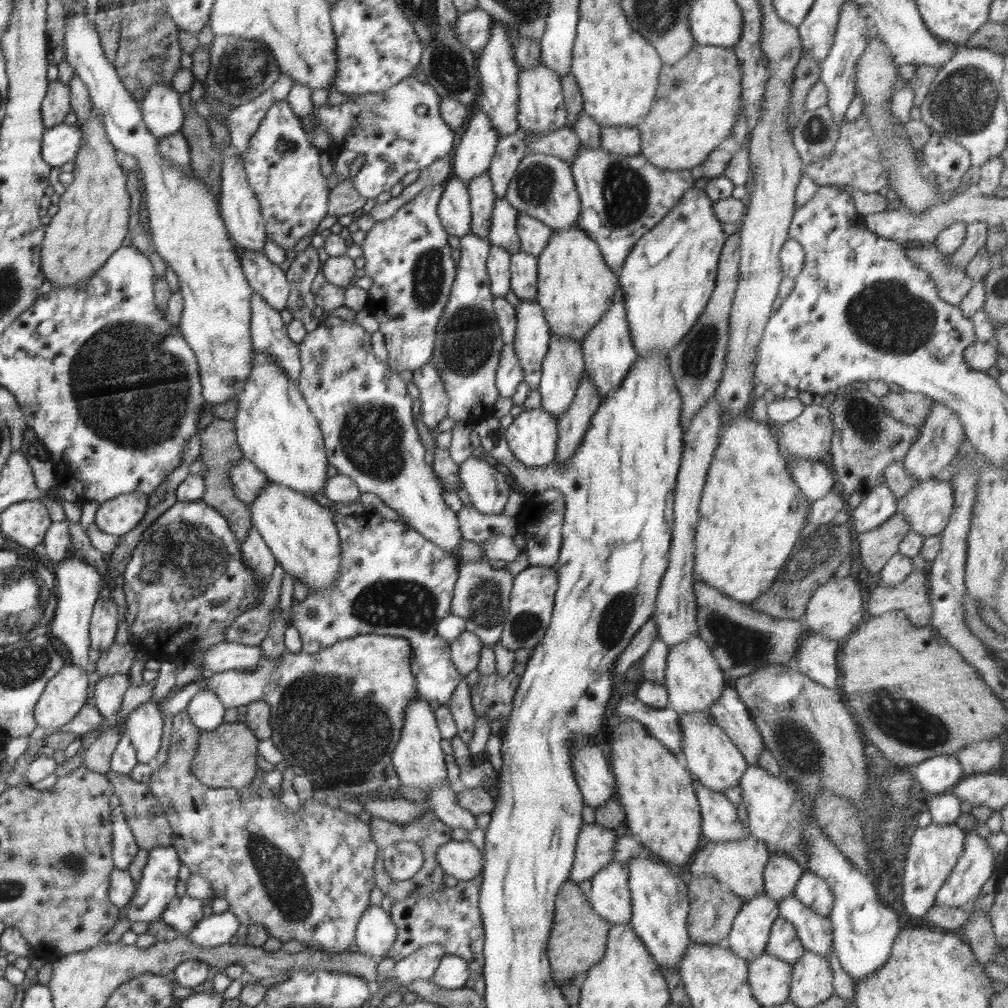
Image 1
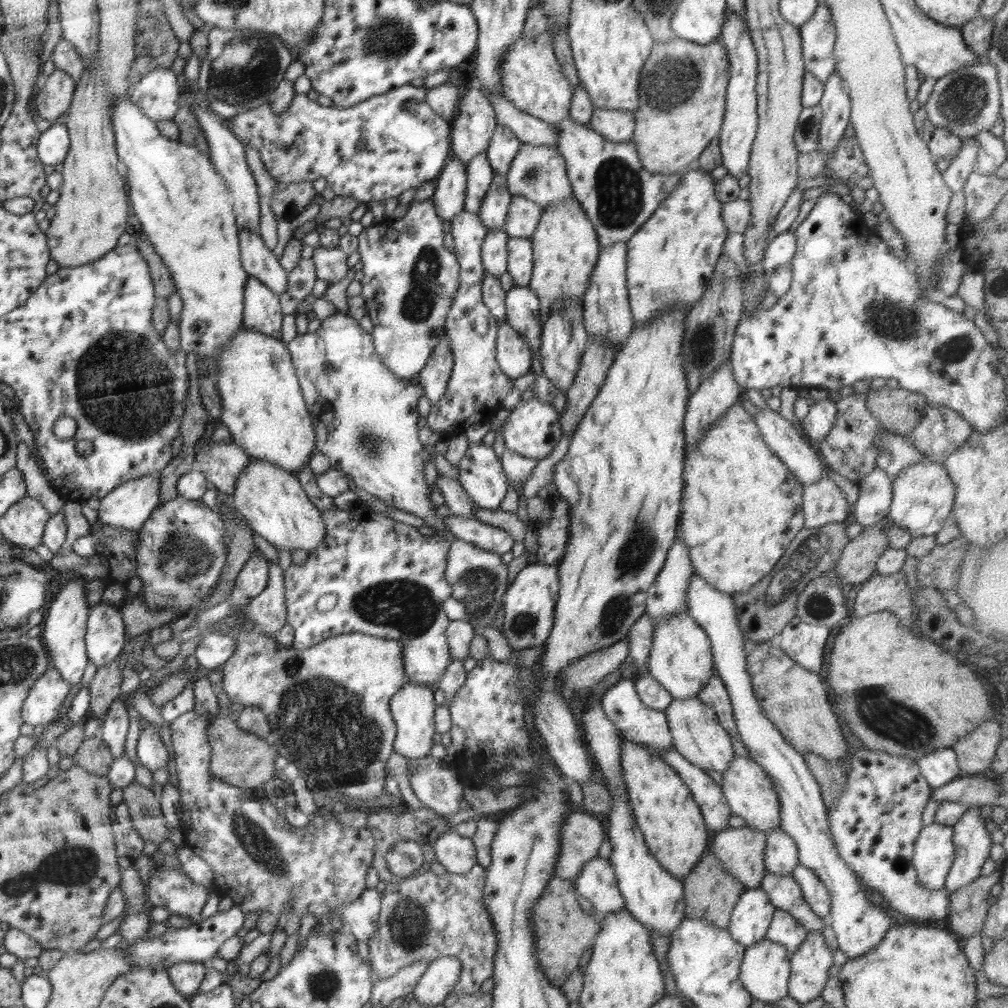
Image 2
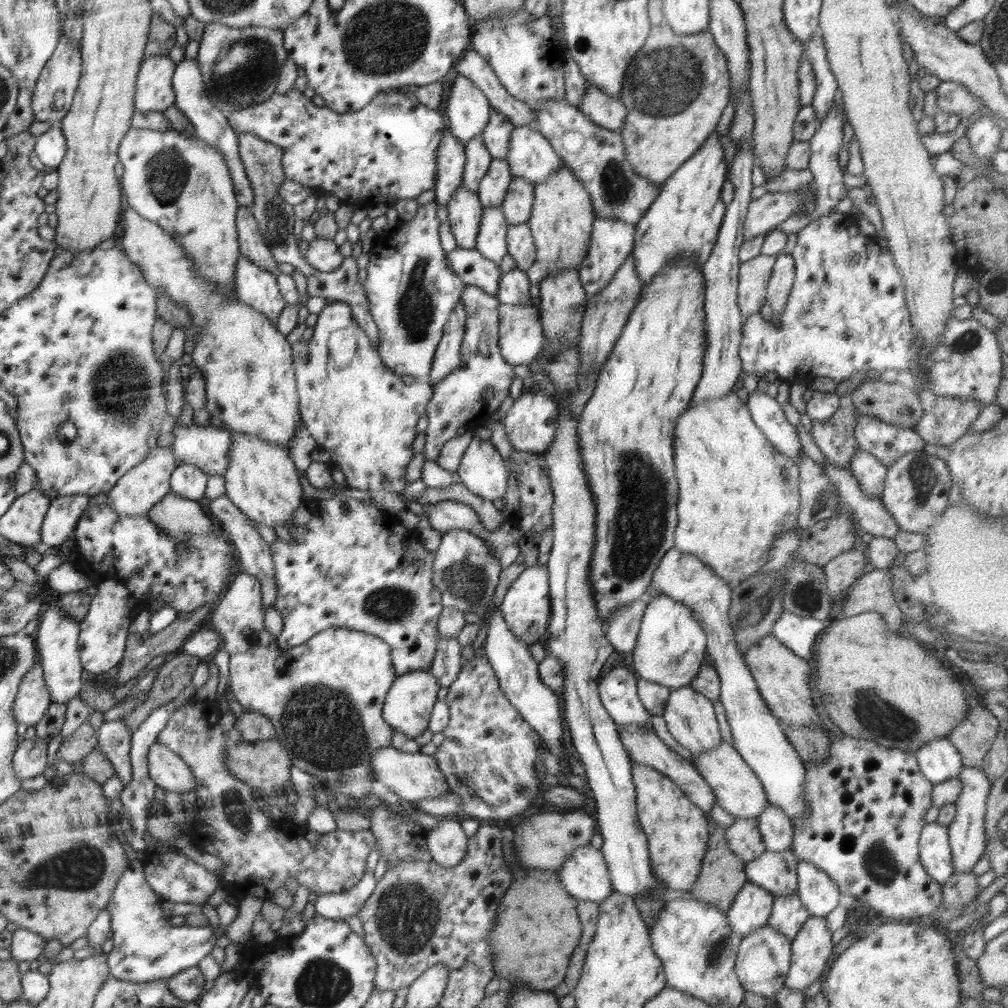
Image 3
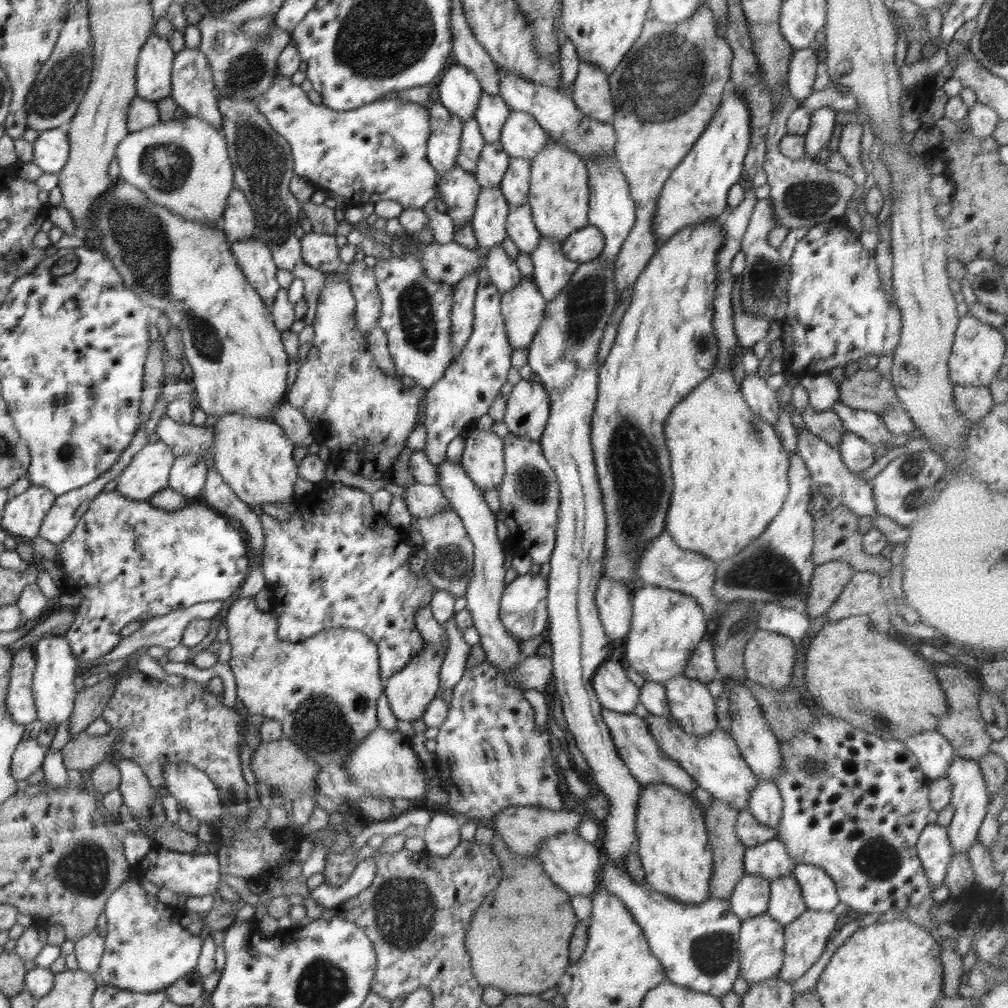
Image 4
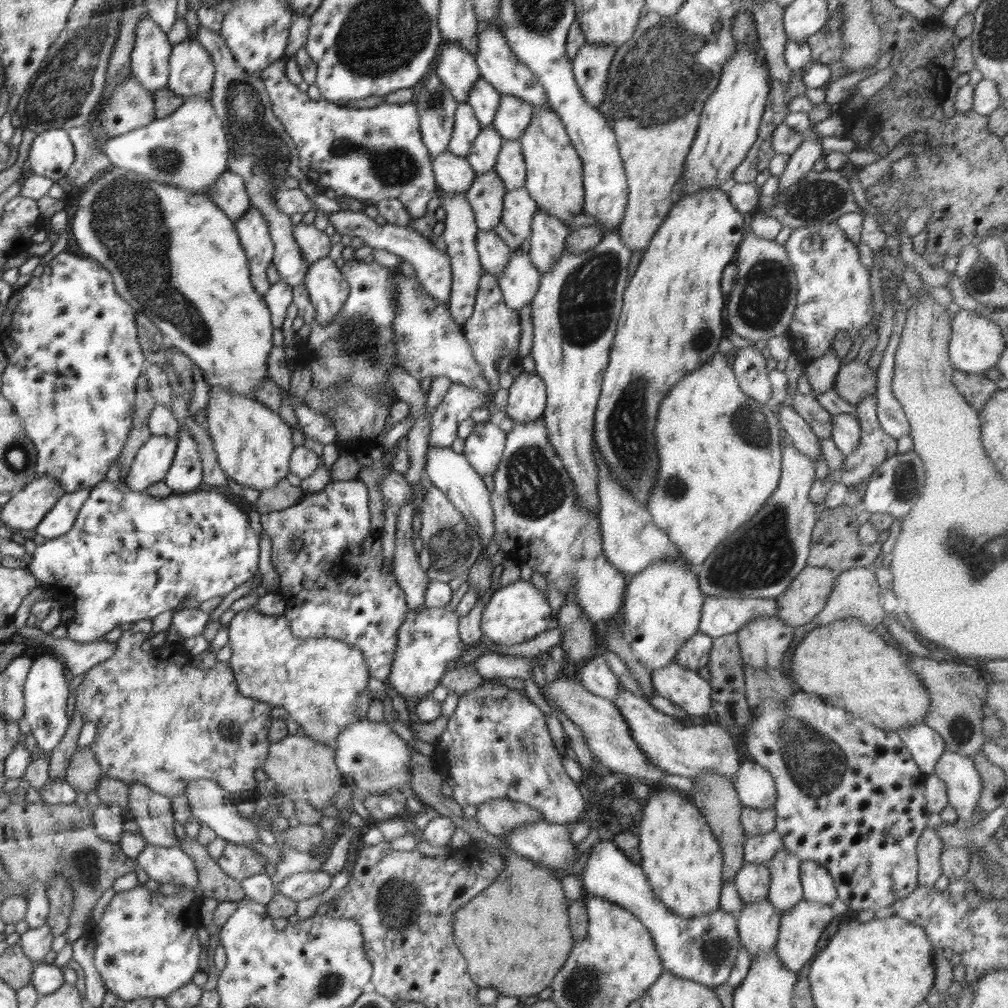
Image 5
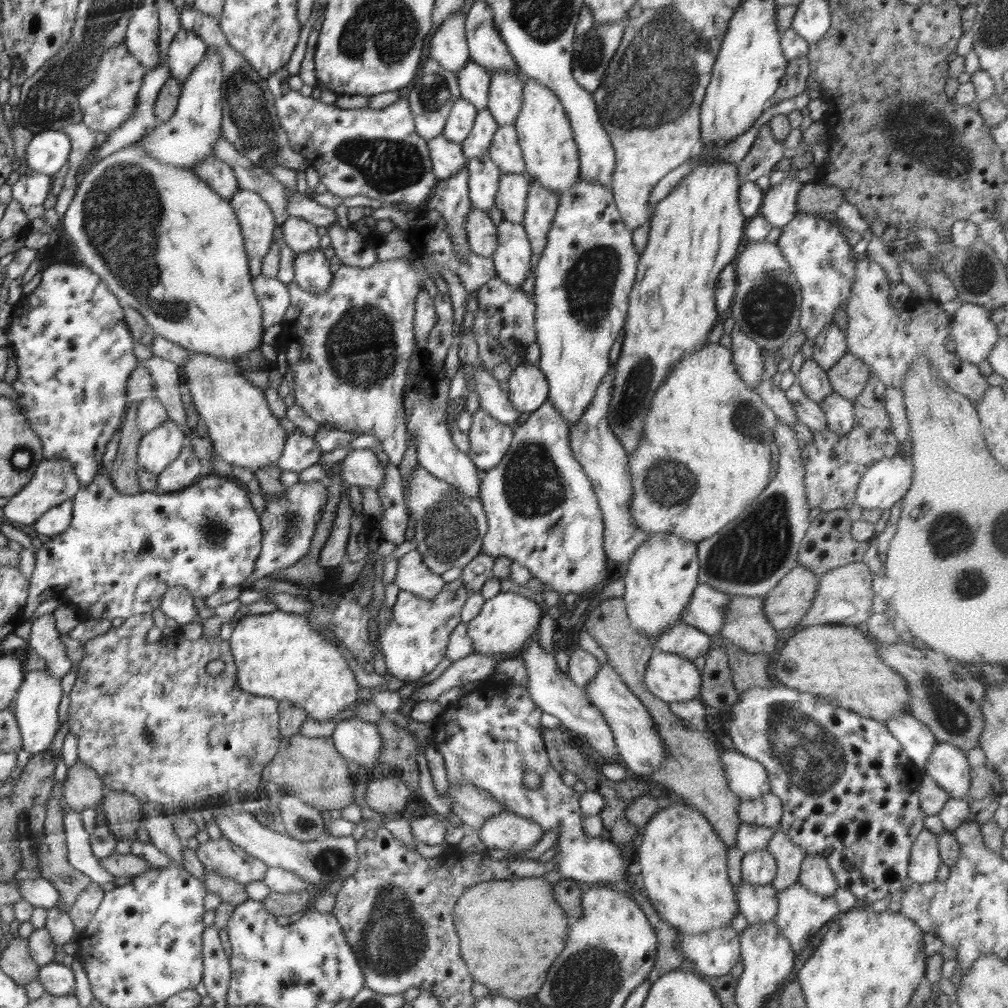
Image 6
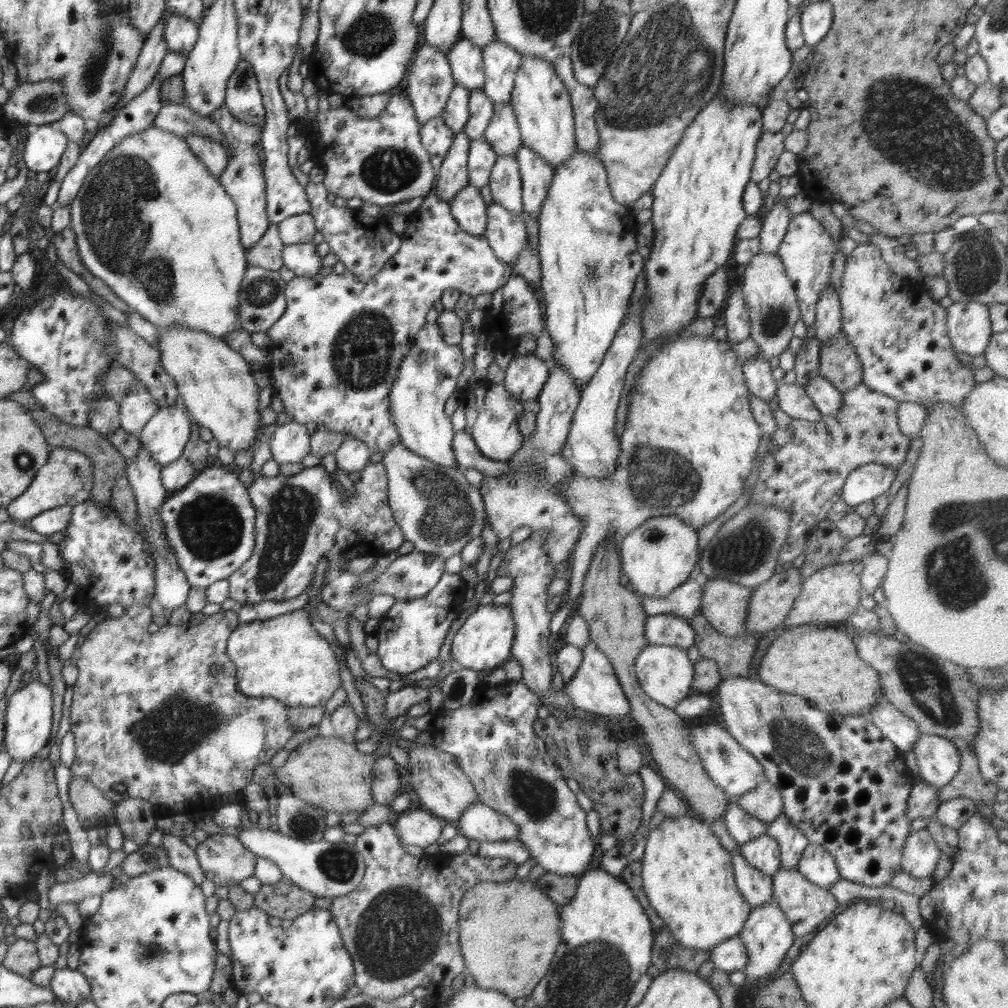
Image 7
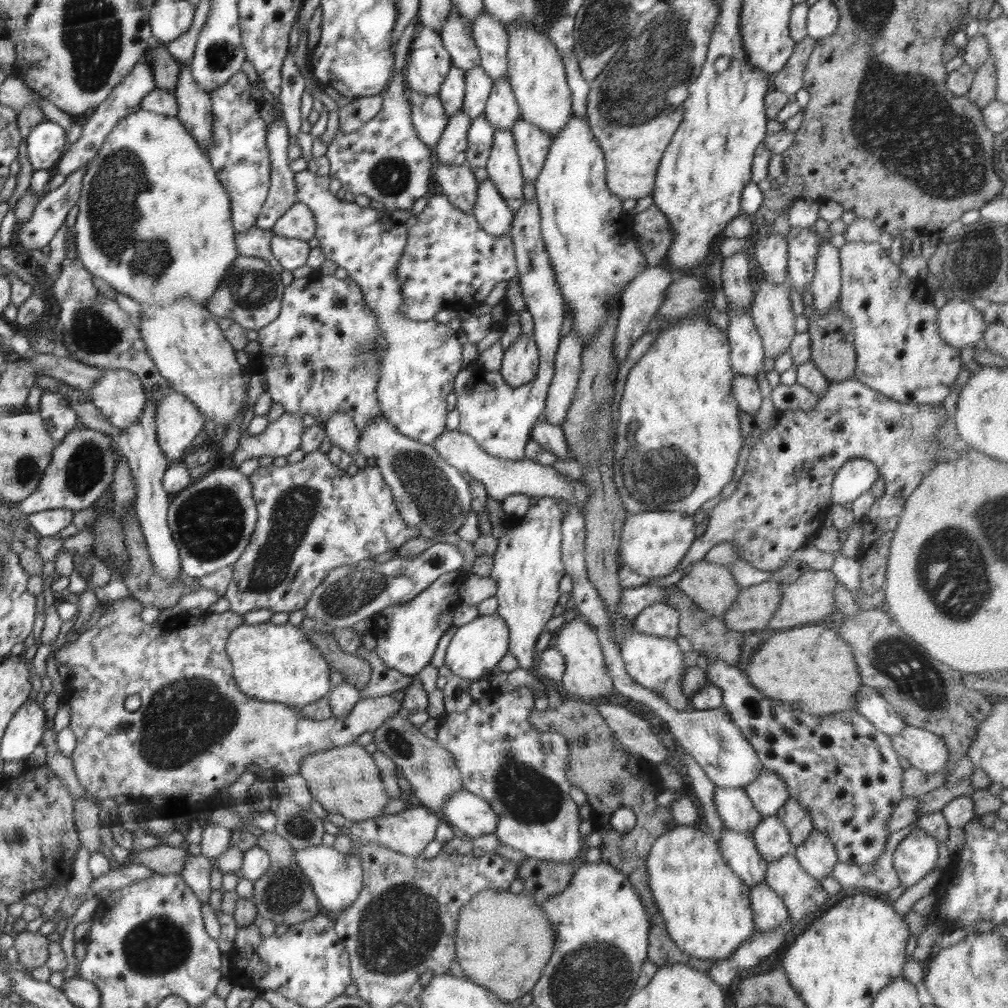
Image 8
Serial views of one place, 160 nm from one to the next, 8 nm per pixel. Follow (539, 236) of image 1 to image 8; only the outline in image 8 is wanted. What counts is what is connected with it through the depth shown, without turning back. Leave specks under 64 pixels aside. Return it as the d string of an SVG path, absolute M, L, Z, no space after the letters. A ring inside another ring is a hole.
M508 78L494 83L486 101L485 117L492 128L511 130L521 112Z

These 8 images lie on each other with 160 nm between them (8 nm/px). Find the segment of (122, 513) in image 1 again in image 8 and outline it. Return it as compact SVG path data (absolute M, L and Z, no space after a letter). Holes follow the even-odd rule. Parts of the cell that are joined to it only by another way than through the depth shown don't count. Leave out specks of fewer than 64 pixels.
M171 391L156 407L157 440L168 461L180 461L208 418L182 393Z

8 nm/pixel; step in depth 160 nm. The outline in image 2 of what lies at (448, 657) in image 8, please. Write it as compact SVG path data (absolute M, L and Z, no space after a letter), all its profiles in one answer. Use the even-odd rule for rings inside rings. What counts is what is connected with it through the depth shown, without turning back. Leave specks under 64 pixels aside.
M534 563L526 565L504 595L504 621L501 632L507 643L519 652L537 647L546 642L554 624L554 611L559 591L559 576L556 565Z

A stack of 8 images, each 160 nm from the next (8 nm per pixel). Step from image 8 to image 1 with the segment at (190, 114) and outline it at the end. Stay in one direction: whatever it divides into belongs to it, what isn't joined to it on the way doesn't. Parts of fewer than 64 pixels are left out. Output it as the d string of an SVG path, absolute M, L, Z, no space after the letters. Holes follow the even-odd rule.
M242 248L241 267L253 292L259 294L274 310L284 310L289 297L285 272L272 263L264 252Z

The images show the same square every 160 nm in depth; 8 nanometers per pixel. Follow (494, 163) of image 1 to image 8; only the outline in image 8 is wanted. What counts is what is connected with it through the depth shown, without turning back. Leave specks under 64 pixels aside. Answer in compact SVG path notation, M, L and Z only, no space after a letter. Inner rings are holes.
M450 9L448 18L441 28L440 36L443 47L451 56L451 65L454 65L464 73L481 65L481 58L476 46L471 23L462 17L456 9Z

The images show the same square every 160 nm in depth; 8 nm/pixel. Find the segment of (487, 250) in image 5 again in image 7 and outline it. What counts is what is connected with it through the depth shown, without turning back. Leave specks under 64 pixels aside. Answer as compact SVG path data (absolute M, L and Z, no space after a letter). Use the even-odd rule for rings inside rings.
M466 184L459 189L458 194L449 203L450 210L456 222L466 232L474 236L485 234L486 203L480 195L480 190L471 184Z

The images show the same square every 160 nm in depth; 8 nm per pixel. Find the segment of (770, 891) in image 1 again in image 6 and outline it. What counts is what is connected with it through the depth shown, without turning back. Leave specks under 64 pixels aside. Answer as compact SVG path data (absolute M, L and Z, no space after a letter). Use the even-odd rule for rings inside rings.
M721 749L721 763L729 789L744 799L755 799L771 792L767 770L757 760L738 750Z

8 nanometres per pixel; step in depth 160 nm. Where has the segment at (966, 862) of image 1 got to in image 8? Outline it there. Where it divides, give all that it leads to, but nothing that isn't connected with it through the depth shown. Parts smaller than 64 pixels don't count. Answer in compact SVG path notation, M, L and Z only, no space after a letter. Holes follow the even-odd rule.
M905 725L903 732L890 736L900 758L906 758L911 766L934 774L945 768L949 752L941 736L924 728Z

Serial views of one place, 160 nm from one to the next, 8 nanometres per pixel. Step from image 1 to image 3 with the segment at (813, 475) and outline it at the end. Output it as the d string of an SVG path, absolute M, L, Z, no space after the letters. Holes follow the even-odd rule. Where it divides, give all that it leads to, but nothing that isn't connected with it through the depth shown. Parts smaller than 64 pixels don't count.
M756 389L749 395L746 406L749 408L752 421L772 443L772 447L798 464L802 446L796 427L788 422L778 401L767 392Z

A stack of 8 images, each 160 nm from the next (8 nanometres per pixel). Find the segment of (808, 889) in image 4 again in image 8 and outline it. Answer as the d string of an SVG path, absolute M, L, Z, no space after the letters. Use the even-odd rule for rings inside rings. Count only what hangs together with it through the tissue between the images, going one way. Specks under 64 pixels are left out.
M816 830L800 846L793 848L791 853L800 866L818 881L831 876L838 862L836 849L828 835Z

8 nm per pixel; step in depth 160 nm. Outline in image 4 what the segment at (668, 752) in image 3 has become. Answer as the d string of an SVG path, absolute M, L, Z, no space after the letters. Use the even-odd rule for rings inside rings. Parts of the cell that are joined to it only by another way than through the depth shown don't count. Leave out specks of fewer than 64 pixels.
M603 706L601 715L610 731L617 754L641 786L648 783L664 783L693 796L692 792L697 783L678 763L658 747L657 740L649 731L649 726L644 719L634 713L614 712Z

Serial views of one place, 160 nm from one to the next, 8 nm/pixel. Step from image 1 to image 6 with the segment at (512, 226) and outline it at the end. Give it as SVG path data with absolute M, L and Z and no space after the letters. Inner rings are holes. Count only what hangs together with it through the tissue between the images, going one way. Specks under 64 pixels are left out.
M487 108L478 111L470 134L462 142L465 158L468 160L474 156L487 154L498 127L499 124Z

